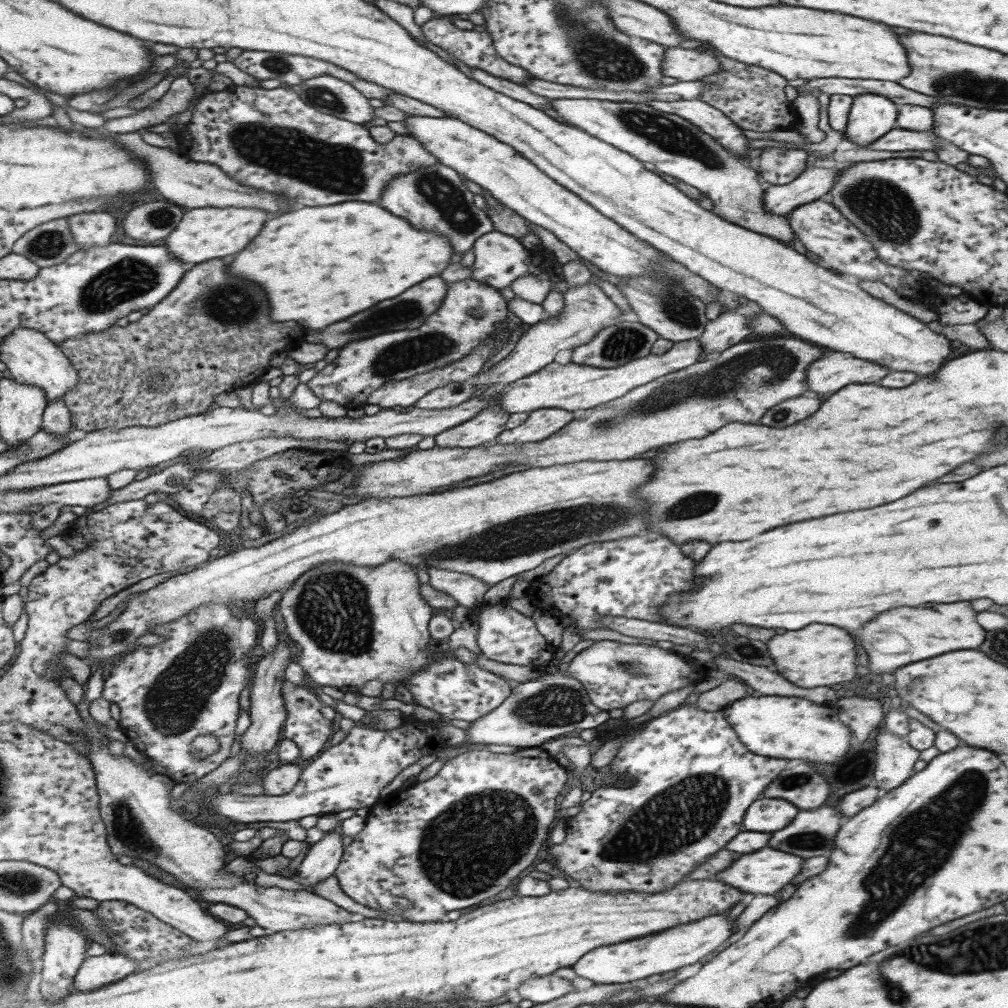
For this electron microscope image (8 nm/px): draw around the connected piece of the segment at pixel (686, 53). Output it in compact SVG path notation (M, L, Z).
M669 46L663 50L661 70L664 76L689 82L715 74L720 70L720 66L709 50L695 52L693 49Z

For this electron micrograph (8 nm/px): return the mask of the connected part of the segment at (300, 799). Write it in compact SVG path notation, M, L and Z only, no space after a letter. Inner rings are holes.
M415 713L403 714L402 721L390 730L375 729L375 720L354 726L343 742L333 746L303 768L296 787L283 796L240 795L229 792L217 795L213 801L205 799L206 807L235 822L287 822L305 816L321 817L343 810L371 807L381 788L385 788L403 768L417 762L421 756L436 754L444 747L441 726L449 723L446 717L419 720Z

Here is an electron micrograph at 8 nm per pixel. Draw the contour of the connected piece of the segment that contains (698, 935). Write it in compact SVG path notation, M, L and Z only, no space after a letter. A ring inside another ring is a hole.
M711 914L697 922L675 926L645 938L637 938L631 942L619 942L613 946L599 946L589 954L581 956L570 968L577 977L587 978L593 984L623 984L623 982L633 982L641 980L653 974L663 974L677 970L687 964L695 964L699 958L707 956L713 952L721 942L725 942L731 936L733 922L735 918L728 918L724 914Z

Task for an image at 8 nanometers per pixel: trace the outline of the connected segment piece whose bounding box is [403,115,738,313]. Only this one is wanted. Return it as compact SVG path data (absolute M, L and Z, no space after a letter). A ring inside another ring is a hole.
M409 115L403 126L407 135L421 143L425 150L436 158L437 163L452 168L456 174L475 182L488 190L502 206L512 210L517 217L537 224L566 244L578 256L597 269L621 277L640 277L647 272L665 273L676 285L700 298L704 304L716 300L721 305L721 313L736 309L734 302L728 302L725 291L711 286L706 280L689 272L681 264L655 250L645 241L635 238L610 218L597 212L588 202L583 202L576 194L545 176L532 162L523 158L504 142L499 142L490 134L468 126L451 117L422 117Z

